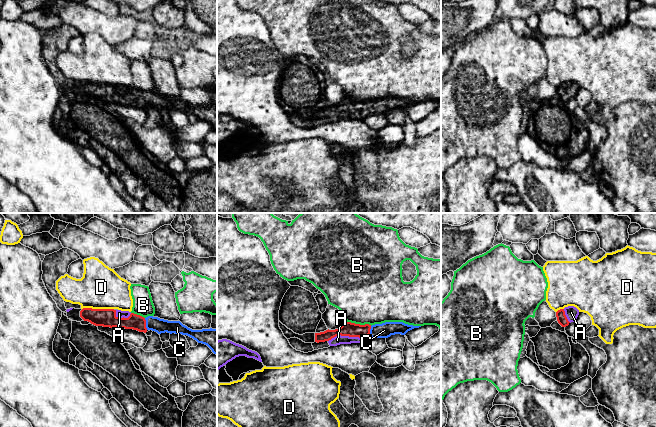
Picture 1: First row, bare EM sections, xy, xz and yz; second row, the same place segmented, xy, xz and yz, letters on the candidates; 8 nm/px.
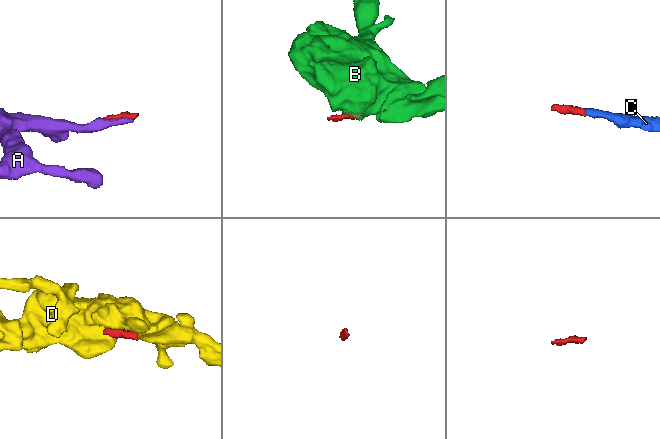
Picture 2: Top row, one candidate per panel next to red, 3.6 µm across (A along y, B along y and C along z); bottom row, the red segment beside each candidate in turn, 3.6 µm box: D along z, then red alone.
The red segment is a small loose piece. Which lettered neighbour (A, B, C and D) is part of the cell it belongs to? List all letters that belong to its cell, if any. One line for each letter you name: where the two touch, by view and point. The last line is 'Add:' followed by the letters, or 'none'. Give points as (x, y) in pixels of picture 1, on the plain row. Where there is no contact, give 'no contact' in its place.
A: contact xz (345, 111)
C: contact xy (145, 100)
Add: A, C

